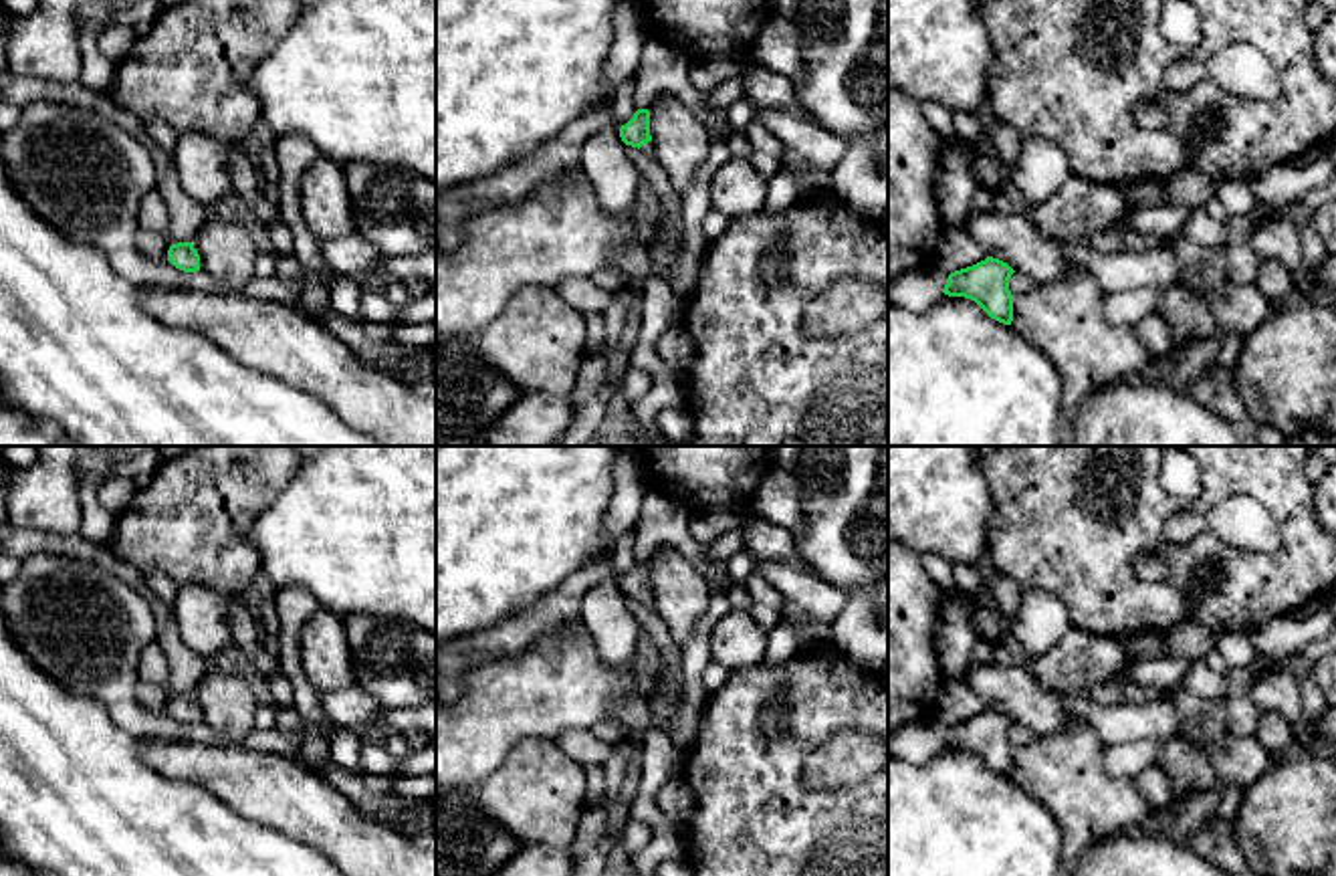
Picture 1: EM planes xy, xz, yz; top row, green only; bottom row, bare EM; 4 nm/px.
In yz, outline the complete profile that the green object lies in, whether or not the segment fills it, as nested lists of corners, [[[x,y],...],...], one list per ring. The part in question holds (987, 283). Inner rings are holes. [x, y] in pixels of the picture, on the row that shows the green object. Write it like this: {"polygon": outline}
{"polygon": [[[987,256],[973,266],[951,272],[942,293],[971,299],[991,319],[1011,325],[1013,295],[1009,291],[1009,279],[1013,272],[1015,270],[1007,262]]]}

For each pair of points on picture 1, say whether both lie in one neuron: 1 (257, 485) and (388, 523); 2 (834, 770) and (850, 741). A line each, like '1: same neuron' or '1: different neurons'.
1: different neurons
2: same neuron

